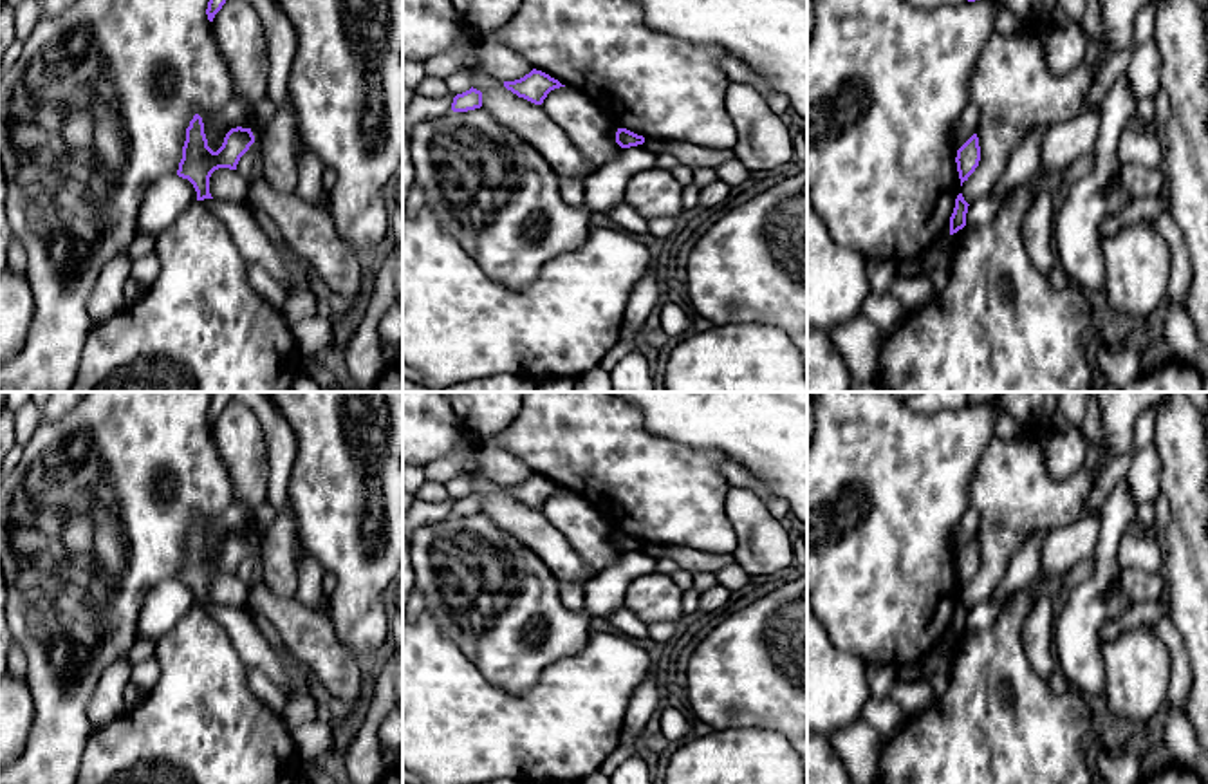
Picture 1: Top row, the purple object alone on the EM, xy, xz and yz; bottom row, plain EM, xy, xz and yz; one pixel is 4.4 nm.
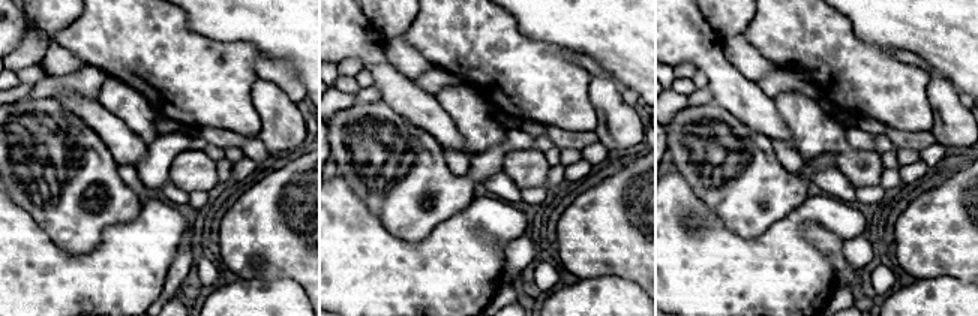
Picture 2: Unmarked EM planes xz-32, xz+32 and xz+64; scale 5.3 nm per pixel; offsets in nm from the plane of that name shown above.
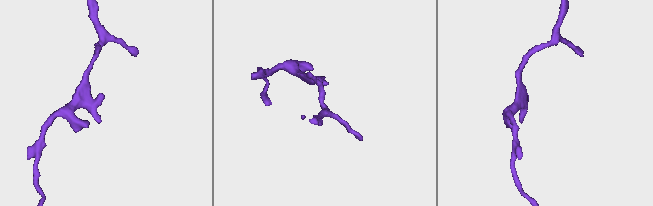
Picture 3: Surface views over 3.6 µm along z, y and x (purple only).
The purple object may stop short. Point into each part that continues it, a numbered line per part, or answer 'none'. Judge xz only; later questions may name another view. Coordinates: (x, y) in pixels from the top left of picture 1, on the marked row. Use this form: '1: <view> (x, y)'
none

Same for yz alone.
none

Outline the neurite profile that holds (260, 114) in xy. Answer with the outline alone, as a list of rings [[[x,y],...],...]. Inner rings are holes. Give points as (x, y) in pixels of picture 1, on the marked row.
[[[265,96],[260,101],[253,103],[247,110],[247,126],[251,132],[258,134],[273,121],[276,114],[276,103]]]

